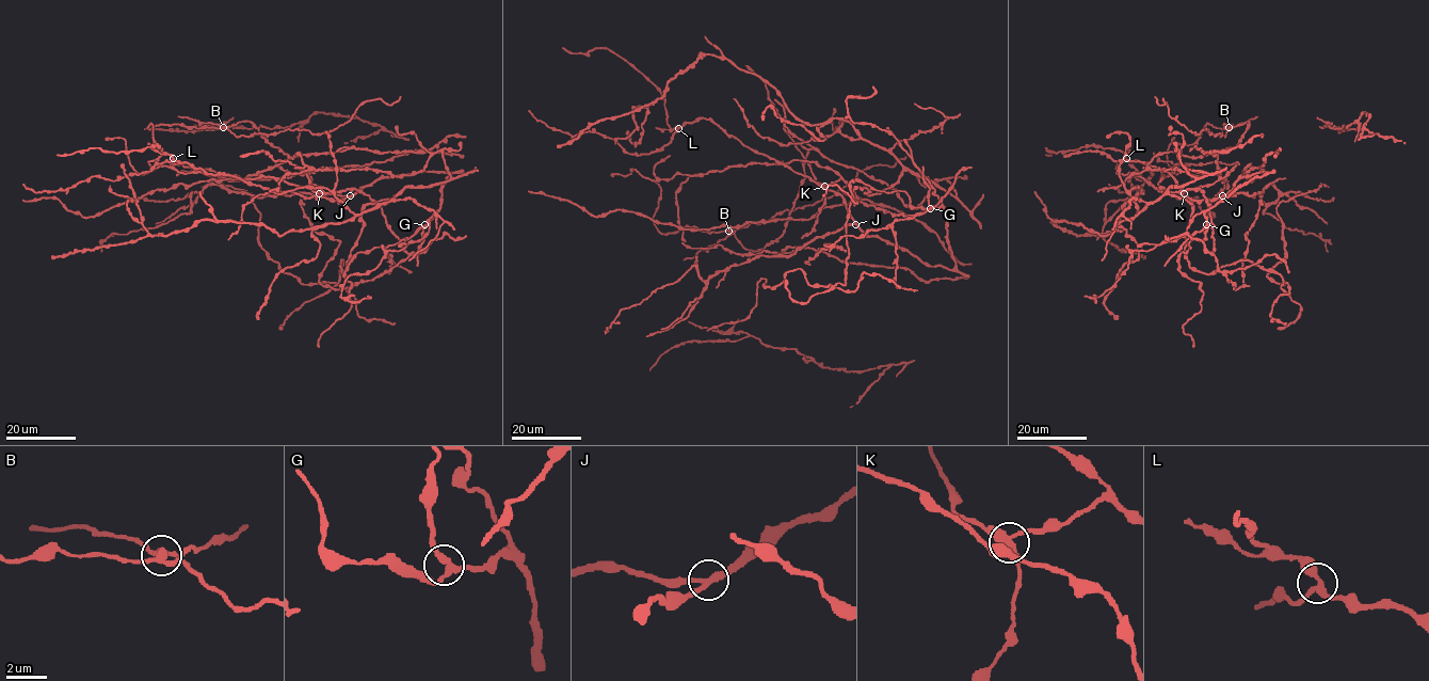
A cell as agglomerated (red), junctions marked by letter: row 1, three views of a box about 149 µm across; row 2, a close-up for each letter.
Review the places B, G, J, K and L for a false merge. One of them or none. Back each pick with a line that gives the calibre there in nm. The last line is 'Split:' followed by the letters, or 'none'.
B: calibre 260 nm
Split: B

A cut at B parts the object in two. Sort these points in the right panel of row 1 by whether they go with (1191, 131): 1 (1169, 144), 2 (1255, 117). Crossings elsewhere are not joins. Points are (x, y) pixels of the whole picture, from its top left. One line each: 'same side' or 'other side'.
1: other side
2: same side

